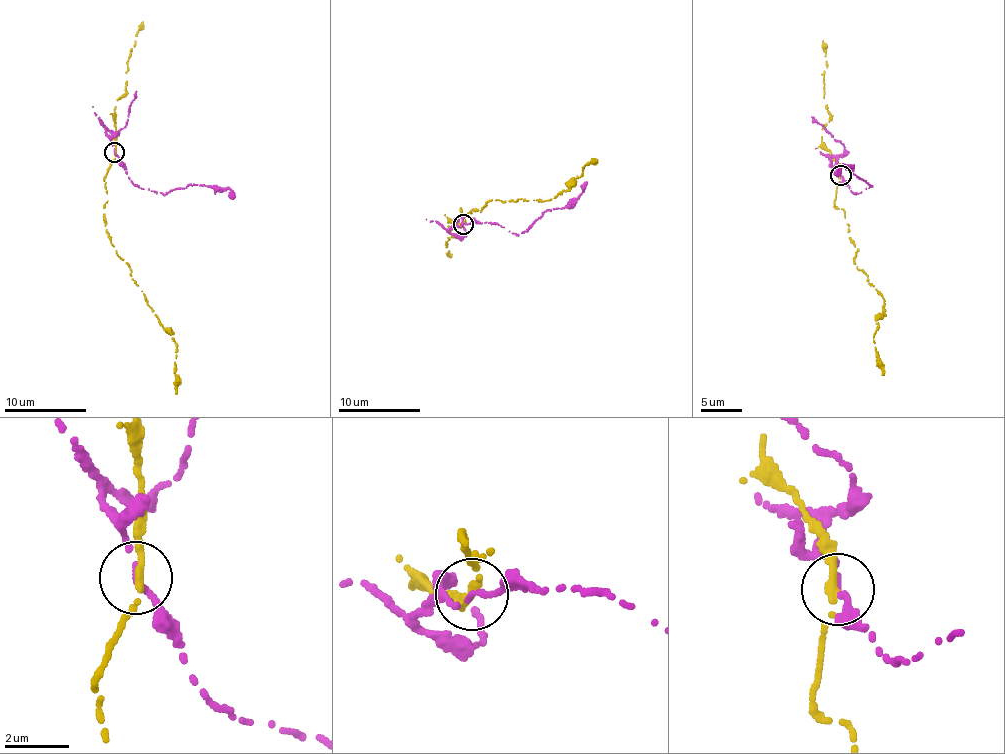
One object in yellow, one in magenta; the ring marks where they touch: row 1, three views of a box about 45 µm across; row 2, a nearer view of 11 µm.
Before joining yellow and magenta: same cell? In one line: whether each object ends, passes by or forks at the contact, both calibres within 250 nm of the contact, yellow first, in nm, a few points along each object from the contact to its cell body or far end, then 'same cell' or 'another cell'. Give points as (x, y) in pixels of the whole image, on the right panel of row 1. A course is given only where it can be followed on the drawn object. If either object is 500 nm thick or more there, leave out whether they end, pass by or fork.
yellow passes by | magenta passes by | 240/150 nm | yellow via (840, 175), (833, 203), (844, 211), (854, 264), (885, 301), (876, 356), (884, 375) | magenta via (840, 175), (854, 194), (871, 186), (851, 173), (850, 164), (840, 166), (835, 174) | another cell

